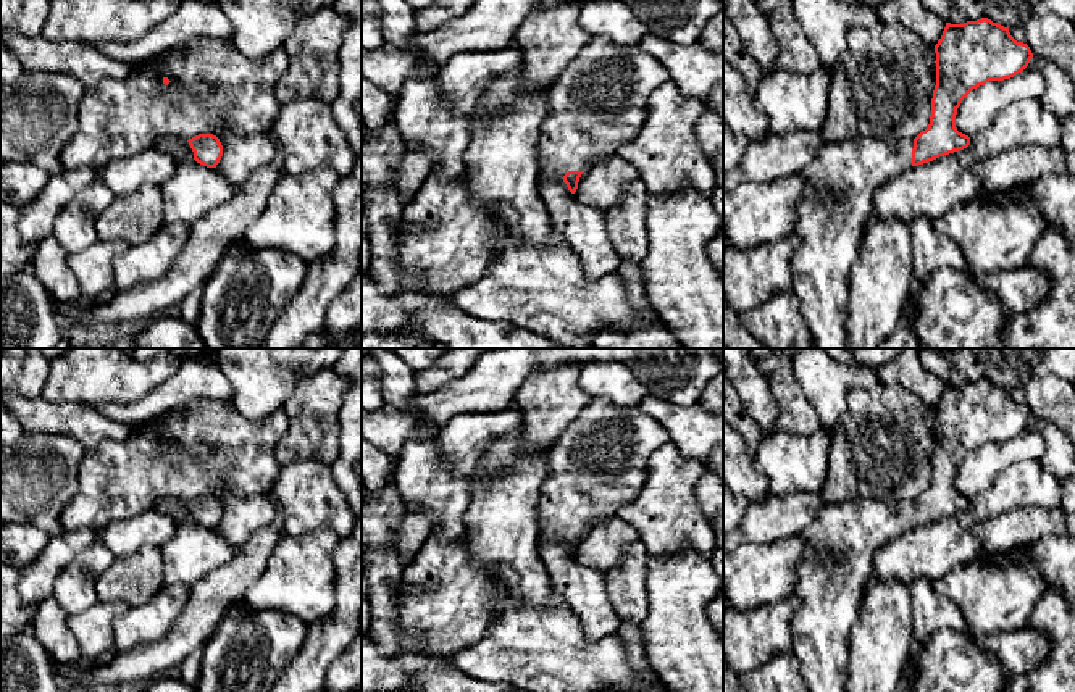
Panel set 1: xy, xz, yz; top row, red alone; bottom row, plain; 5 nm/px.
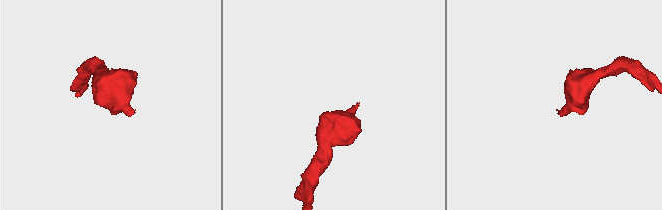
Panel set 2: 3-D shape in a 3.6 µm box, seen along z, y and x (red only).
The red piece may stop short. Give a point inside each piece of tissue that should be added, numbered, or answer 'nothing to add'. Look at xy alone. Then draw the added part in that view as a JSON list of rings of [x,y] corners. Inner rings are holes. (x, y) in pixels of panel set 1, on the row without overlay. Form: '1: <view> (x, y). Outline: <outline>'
1: xy (181, 512). Outline: [[[176,498],[163,500],[158,503],[165,513],[174,518],[178,524],[192,524],[194,513],[187,502],[181,502]]]

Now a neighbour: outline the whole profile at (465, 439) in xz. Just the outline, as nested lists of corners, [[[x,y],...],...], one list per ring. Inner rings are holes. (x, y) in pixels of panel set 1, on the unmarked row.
[[[513,405],[502,411],[462,413],[449,419],[439,434],[445,466],[458,477],[471,477],[492,445],[518,427],[523,413]]]

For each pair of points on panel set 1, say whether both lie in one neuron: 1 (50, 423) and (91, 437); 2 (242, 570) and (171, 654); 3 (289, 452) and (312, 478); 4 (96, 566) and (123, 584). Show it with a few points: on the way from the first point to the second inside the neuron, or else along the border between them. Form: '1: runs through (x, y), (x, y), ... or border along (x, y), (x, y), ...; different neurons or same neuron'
1: runs through (60, 423), (76, 423), (81, 428); same neuron
2: runs through (221, 591), (188, 633); same neuron
3: border along (330, 463), (294, 460), (281, 466); different neurons
4: border along (115, 558), (96, 584), (97, 600); different neurons

